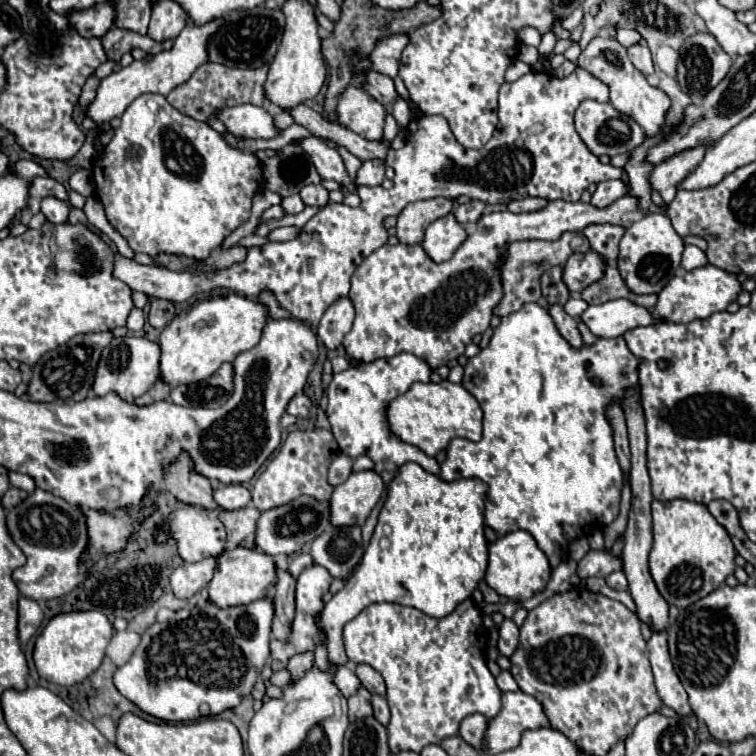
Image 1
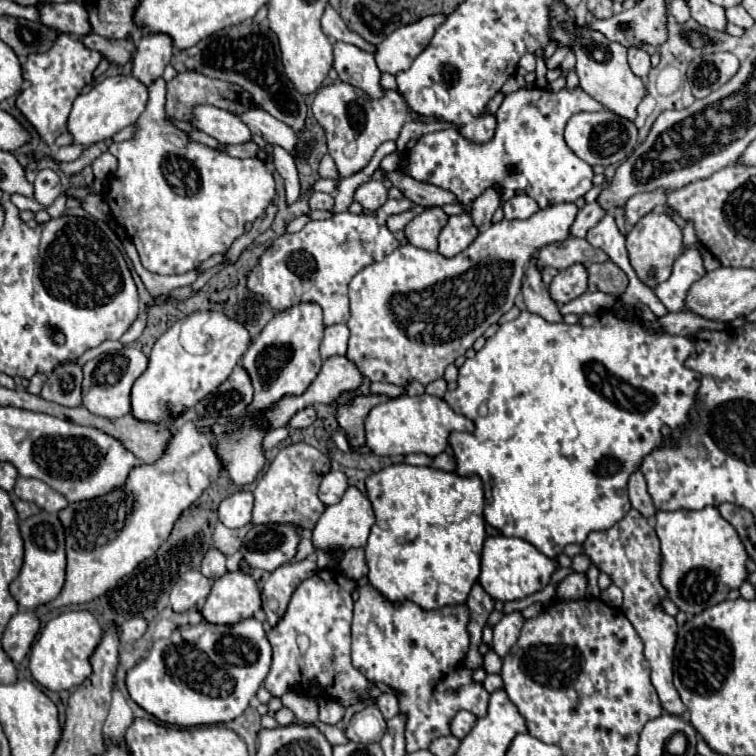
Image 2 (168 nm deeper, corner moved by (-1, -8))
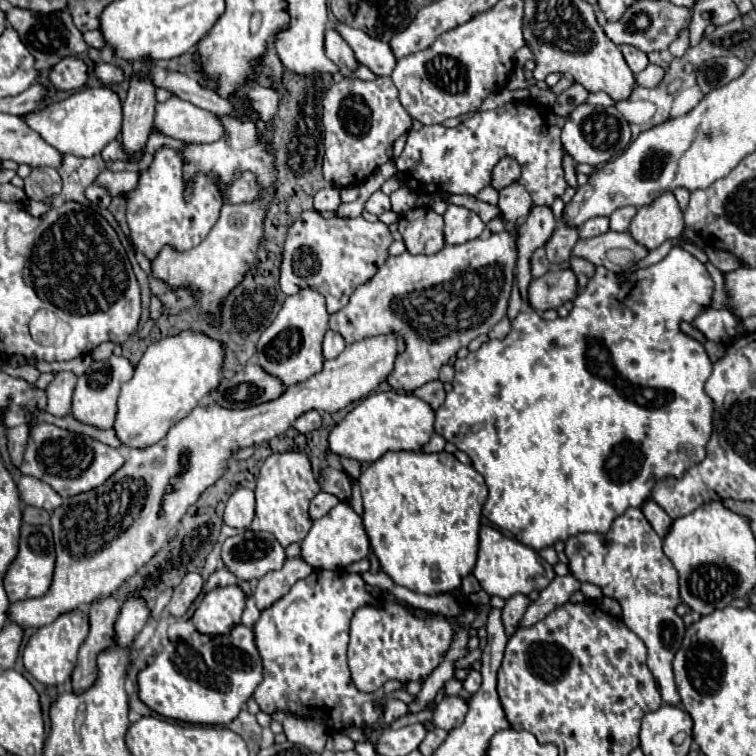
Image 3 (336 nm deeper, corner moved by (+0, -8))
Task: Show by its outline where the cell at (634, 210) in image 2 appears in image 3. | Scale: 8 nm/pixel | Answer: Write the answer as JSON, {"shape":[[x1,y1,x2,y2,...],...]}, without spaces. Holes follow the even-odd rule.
{"shape":[[634,206,618,208,618,210,610,216,610,230,614,230,614,232,626,232,634,214,636,214,636,208,634,208]]}

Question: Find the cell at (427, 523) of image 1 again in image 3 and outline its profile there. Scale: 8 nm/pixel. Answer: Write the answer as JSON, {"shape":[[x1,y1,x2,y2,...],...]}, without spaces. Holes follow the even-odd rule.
{"shape":[[386,452,380,460,372,462,362,476,358,486,364,500,364,528,370,538,372,550,380,560,382,570,400,586,406,586,420,594,448,592,460,586,462,578,468,576,476,566,478,530,482,506,488,498,484,478,472,468,458,462,450,452]]}

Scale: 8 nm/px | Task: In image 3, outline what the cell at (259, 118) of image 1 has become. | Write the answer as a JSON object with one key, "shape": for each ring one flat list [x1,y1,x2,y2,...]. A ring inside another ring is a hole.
{"shape":[[170,96,166,102,156,104,154,130,182,142,198,144,210,144,224,136,224,126,212,112,176,96]]}

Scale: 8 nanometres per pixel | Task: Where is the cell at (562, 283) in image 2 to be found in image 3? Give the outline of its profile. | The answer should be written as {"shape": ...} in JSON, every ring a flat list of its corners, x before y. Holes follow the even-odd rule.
{"shape":[[570,268,548,270,544,276,534,278,528,288,528,304,534,310,560,308,564,302,576,296,576,276]]}

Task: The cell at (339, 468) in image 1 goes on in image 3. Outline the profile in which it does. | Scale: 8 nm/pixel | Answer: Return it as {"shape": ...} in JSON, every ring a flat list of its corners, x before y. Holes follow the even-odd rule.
{"shape":[[318,492,312,502,310,502,310,508,308,508,308,514,312,520,316,518,322,518,324,514,328,514,330,508,334,508,338,504,338,498,332,496,332,494,326,494,326,492]]}

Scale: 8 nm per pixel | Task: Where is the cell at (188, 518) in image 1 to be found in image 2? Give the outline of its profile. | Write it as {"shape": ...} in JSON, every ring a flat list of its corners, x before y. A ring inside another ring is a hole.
{"shape":[[211,546,211,548,205,552,203,562,201,562,201,572,203,572,209,580,213,580,213,578,217,578,217,576,221,576,221,574,227,572,227,568,225,568,225,556,223,556,223,552,221,552,219,548]]}

